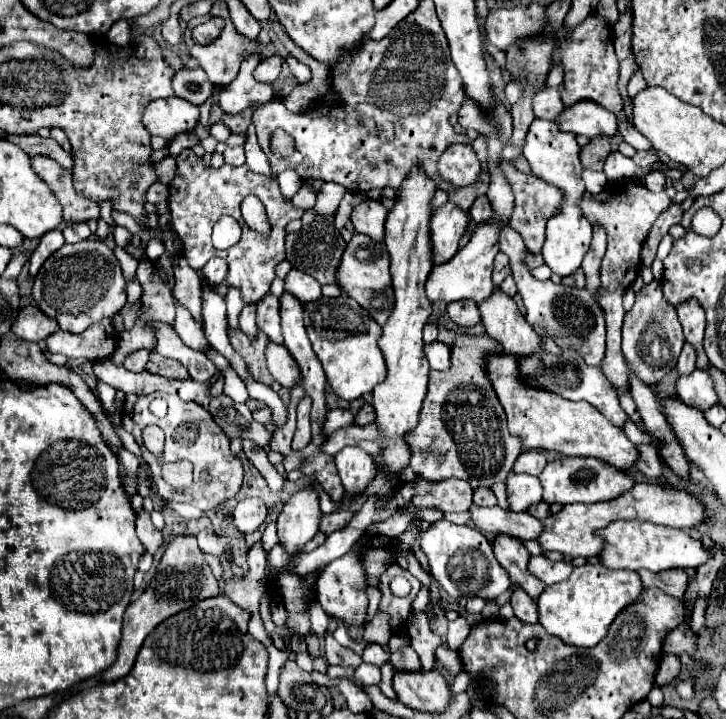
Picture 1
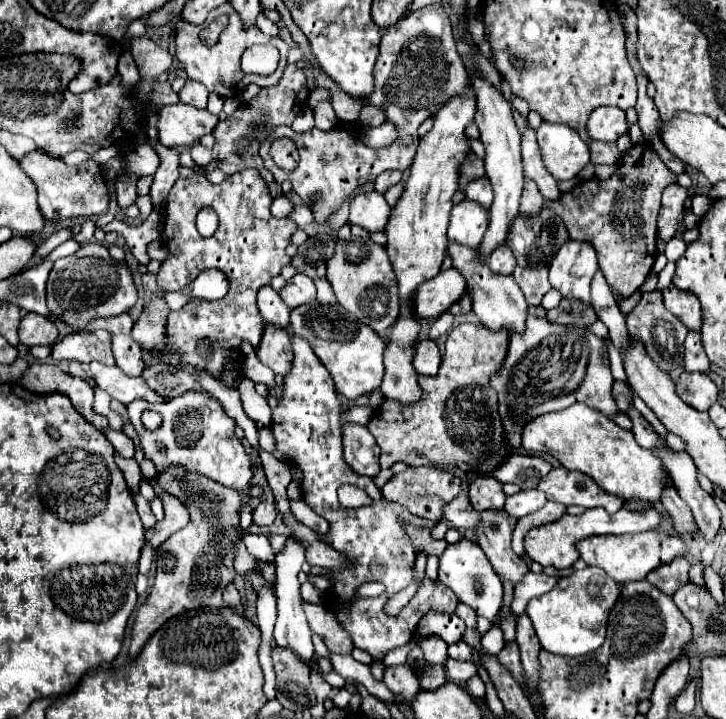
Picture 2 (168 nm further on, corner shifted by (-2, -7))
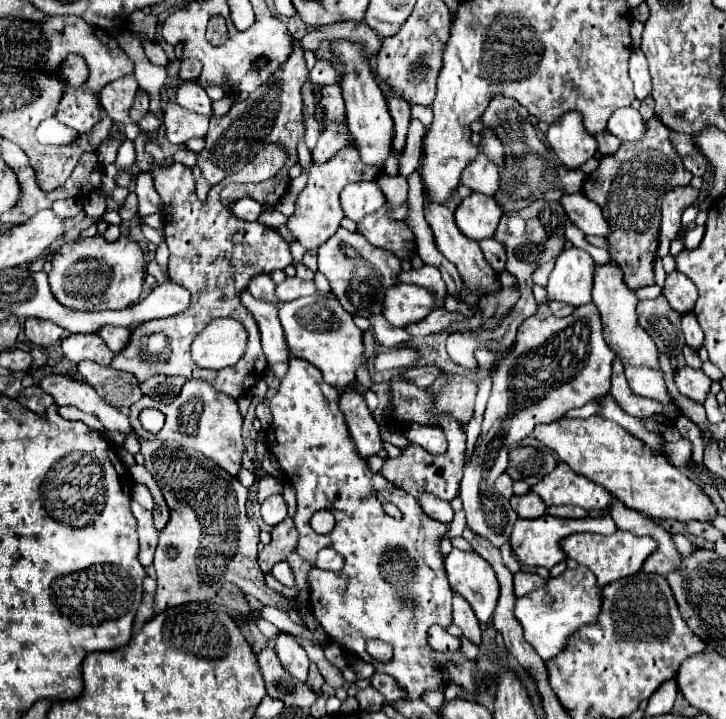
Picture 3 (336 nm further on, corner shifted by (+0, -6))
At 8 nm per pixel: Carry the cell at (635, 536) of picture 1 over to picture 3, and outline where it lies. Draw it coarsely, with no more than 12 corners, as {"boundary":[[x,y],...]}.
{"boundary":[[617,530],[561,540],[603,588],[637,574],[657,550],[649,536]]}

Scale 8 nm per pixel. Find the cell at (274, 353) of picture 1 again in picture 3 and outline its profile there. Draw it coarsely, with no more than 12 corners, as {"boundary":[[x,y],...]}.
{"boundary":[[253,298],[241,302],[257,320],[267,364],[287,362],[277,308]]}

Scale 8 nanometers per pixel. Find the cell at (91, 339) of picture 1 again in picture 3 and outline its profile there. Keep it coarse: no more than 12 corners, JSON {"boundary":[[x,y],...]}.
{"boundary":[[71,334],[61,340],[71,362],[93,360],[109,366],[113,352],[97,334]]}

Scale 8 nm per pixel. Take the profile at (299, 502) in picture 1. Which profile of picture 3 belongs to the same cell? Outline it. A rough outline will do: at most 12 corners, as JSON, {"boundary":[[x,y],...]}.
{"boundary":[[279,632],[275,652],[283,668],[307,680],[309,658],[289,632]]}

